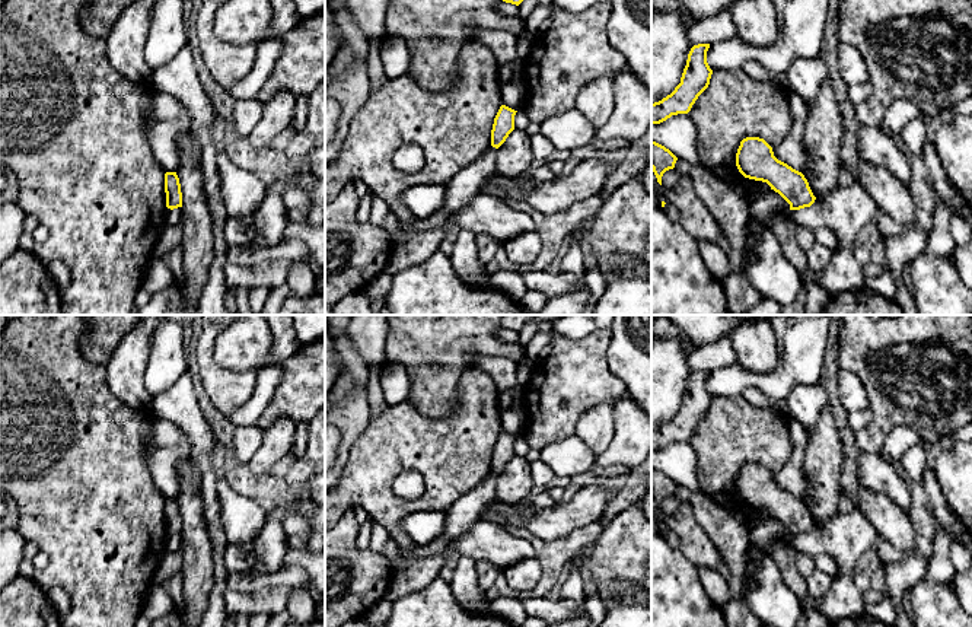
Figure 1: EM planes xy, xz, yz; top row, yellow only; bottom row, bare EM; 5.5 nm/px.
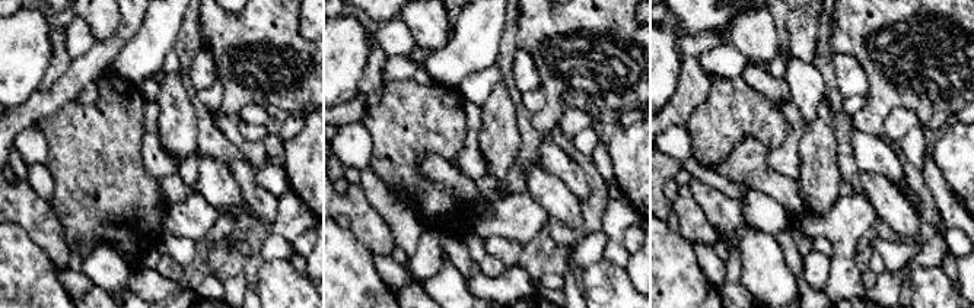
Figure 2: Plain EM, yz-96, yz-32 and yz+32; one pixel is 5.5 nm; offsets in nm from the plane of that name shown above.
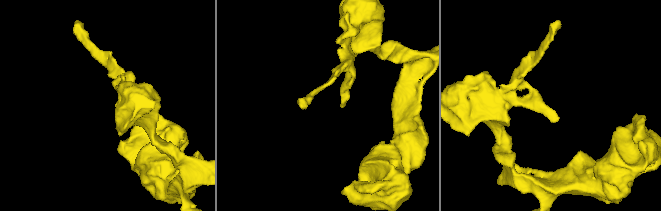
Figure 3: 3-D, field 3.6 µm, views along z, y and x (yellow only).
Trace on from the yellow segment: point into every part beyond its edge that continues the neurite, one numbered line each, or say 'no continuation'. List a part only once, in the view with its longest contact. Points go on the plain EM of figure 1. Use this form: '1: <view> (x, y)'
no continuation

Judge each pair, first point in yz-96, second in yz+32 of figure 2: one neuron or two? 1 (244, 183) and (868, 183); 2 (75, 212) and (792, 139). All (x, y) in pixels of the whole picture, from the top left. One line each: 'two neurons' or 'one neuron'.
1: two neurons
2: two neurons

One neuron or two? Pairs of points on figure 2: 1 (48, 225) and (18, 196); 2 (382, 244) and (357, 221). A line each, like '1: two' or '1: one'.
1: one
2: one

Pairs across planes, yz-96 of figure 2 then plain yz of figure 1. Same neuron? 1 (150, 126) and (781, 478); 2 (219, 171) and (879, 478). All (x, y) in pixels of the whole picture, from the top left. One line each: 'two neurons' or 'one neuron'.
1: one neuron
2: two neurons

